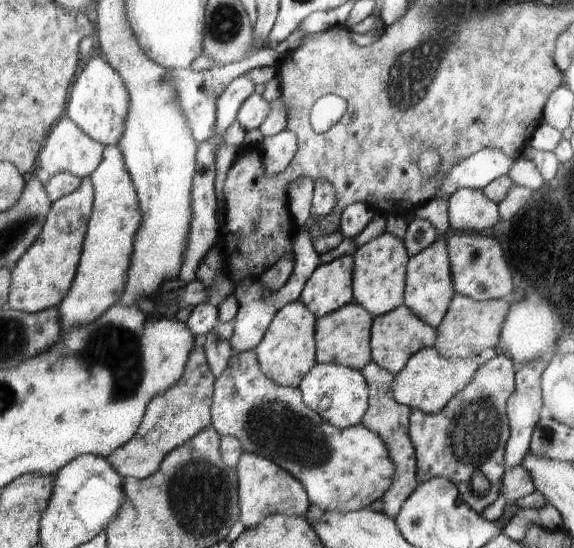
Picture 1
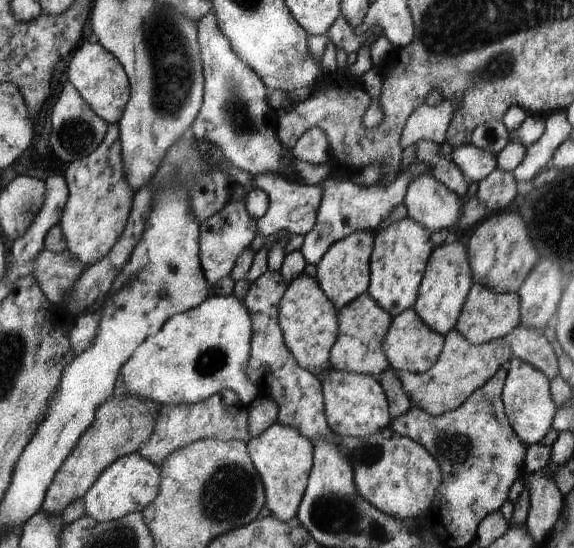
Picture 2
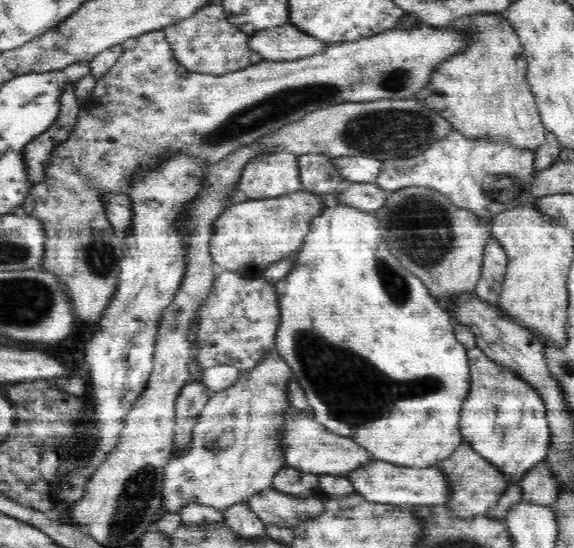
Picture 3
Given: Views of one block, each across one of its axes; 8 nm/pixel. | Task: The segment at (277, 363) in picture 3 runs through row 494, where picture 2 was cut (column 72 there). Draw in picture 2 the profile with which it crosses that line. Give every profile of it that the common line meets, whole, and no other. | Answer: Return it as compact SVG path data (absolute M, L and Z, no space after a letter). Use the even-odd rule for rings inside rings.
M109 124L100 146L86 158L66 165L62 175L67 182L69 195L58 225L65 238L66 250L77 261L89 266L111 251L131 213L134 190L124 174L119 124Z

